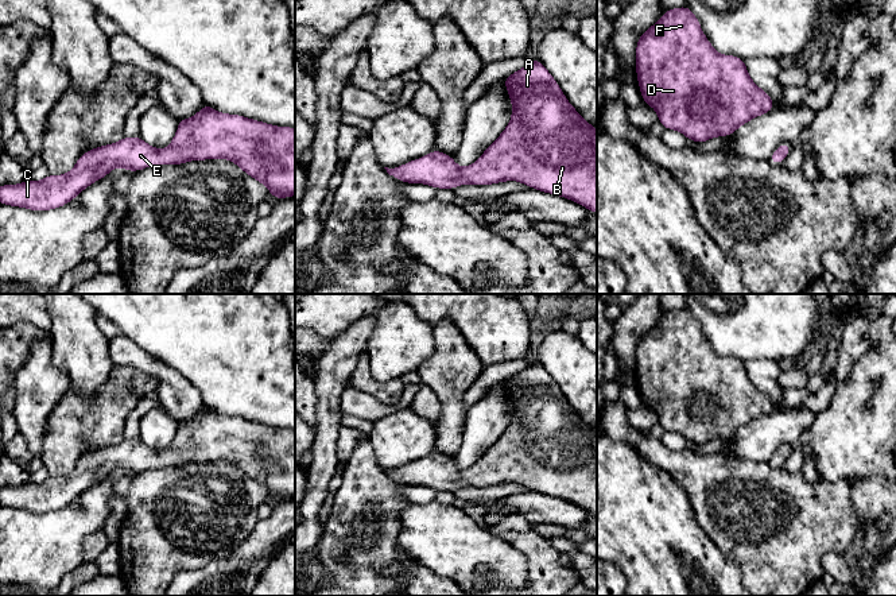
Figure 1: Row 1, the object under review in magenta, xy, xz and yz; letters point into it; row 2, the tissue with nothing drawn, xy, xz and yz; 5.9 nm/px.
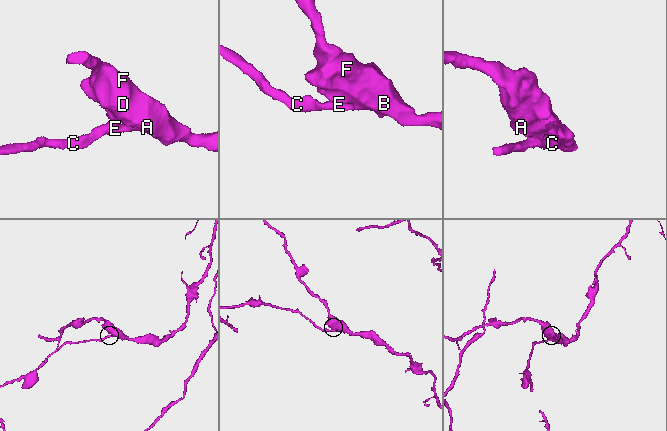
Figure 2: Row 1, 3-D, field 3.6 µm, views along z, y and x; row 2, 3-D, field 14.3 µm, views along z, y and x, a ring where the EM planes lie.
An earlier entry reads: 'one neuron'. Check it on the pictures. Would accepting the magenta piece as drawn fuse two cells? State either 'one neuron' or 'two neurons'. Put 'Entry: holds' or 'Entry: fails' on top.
Entry: holds
one neuron

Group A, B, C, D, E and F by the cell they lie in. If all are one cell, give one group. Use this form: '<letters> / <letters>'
A B C D E F

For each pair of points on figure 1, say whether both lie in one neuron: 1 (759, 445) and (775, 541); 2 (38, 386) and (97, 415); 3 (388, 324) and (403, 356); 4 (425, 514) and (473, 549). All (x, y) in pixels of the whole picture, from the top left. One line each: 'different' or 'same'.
1: different
2: different
3: same
4: same

